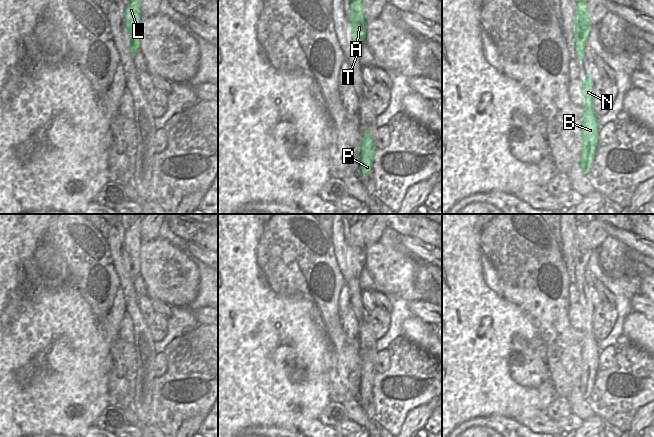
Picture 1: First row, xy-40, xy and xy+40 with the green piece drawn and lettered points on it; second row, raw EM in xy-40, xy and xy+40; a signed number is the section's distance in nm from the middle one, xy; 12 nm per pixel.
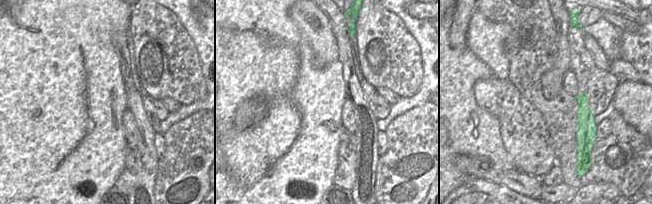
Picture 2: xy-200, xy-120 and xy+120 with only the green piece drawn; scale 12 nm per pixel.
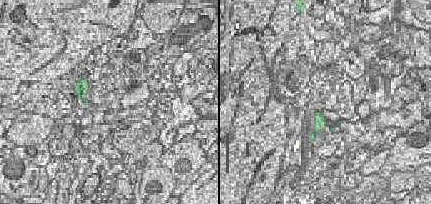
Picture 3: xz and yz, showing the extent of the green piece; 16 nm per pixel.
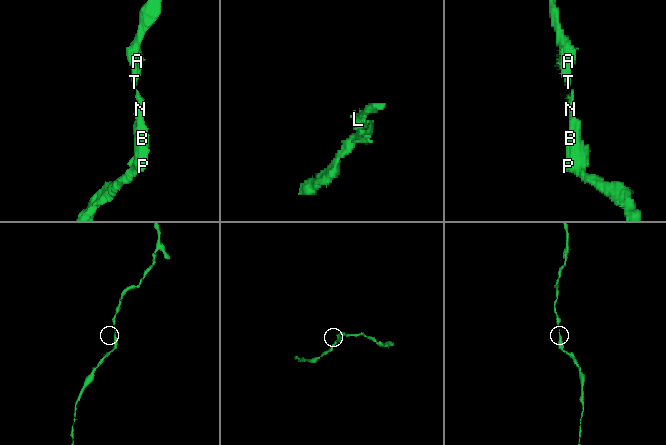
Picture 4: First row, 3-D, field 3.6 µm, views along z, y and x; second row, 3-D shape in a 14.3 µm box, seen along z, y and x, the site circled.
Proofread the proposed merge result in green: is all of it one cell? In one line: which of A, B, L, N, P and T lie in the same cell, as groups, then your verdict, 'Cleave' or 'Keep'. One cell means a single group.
Groups: A B L N P T. Keep

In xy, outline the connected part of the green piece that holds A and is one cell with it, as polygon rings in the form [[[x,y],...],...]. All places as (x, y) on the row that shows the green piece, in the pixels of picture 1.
[[[363,0],[350,3],[351,34],[353,36],[354,58],[359,61],[361,48],[366,39],[367,21],[363,16]]]

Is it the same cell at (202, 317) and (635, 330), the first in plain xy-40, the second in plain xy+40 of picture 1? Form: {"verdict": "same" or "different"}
{"verdict": "different"}

